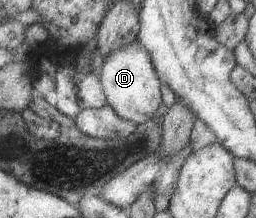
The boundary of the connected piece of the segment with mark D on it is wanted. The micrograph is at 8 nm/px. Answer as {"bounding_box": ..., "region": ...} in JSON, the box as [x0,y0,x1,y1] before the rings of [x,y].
{"bounding_box":[99,41,161,125],"region":[[[138,41],[110,51],[100,67],[99,83],[104,93],[107,105],[124,120],[138,125],[151,119],[158,105],[161,104],[159,91],[161,82],[150,62],[148,53],[139,45]]]}

